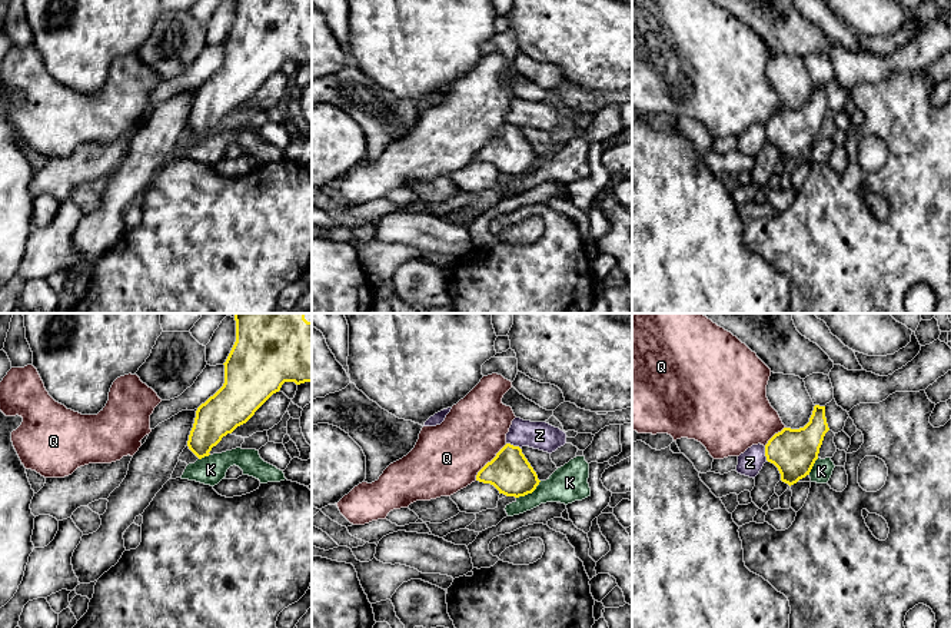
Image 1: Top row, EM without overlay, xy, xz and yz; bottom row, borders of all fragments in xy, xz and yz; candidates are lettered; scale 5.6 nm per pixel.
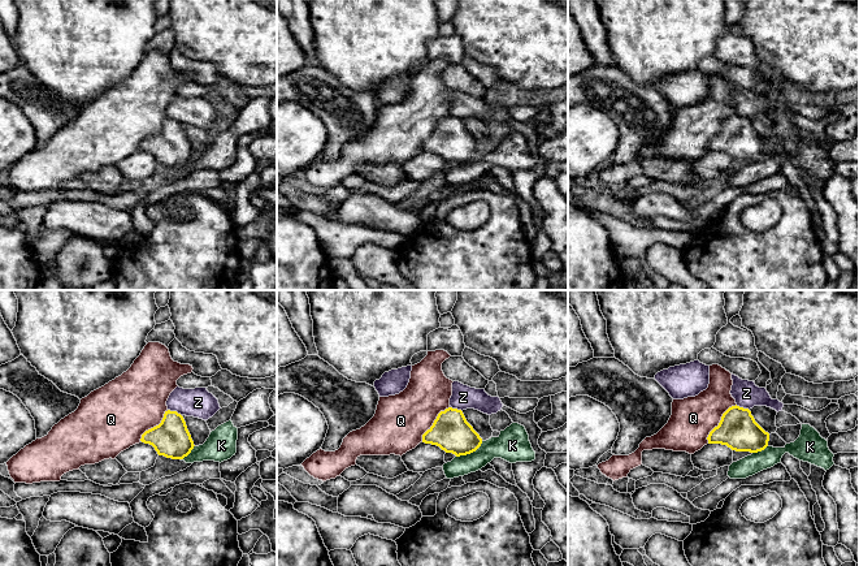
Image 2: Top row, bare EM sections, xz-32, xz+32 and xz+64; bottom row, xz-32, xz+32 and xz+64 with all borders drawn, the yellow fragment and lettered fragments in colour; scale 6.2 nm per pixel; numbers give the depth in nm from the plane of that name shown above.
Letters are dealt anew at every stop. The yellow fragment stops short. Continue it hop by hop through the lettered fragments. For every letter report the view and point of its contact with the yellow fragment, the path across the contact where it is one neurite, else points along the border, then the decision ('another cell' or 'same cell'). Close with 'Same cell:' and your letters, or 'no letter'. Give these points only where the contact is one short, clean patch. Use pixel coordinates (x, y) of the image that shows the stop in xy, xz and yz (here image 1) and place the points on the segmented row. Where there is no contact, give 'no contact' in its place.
K: contact xz (529, 492); border xz (541, 481), (531, 492), (516, 498); another cell
Q: contact xz (488, 462); another cell
Z: contact xz (512, 445); another cell
Same cell: no letter

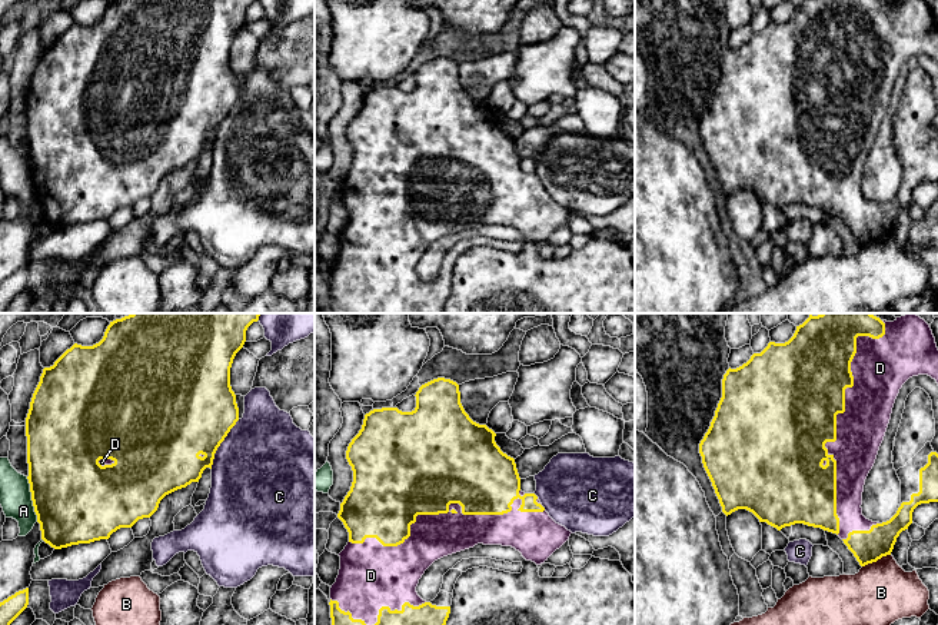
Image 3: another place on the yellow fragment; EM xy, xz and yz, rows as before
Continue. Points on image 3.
A: contact xy (32, 499); another cell
B: contact yz (875, 561); another cell
C: contact xy (220, 442); another cell
D: contact xz (448, 507); same cell
Same cell: D

